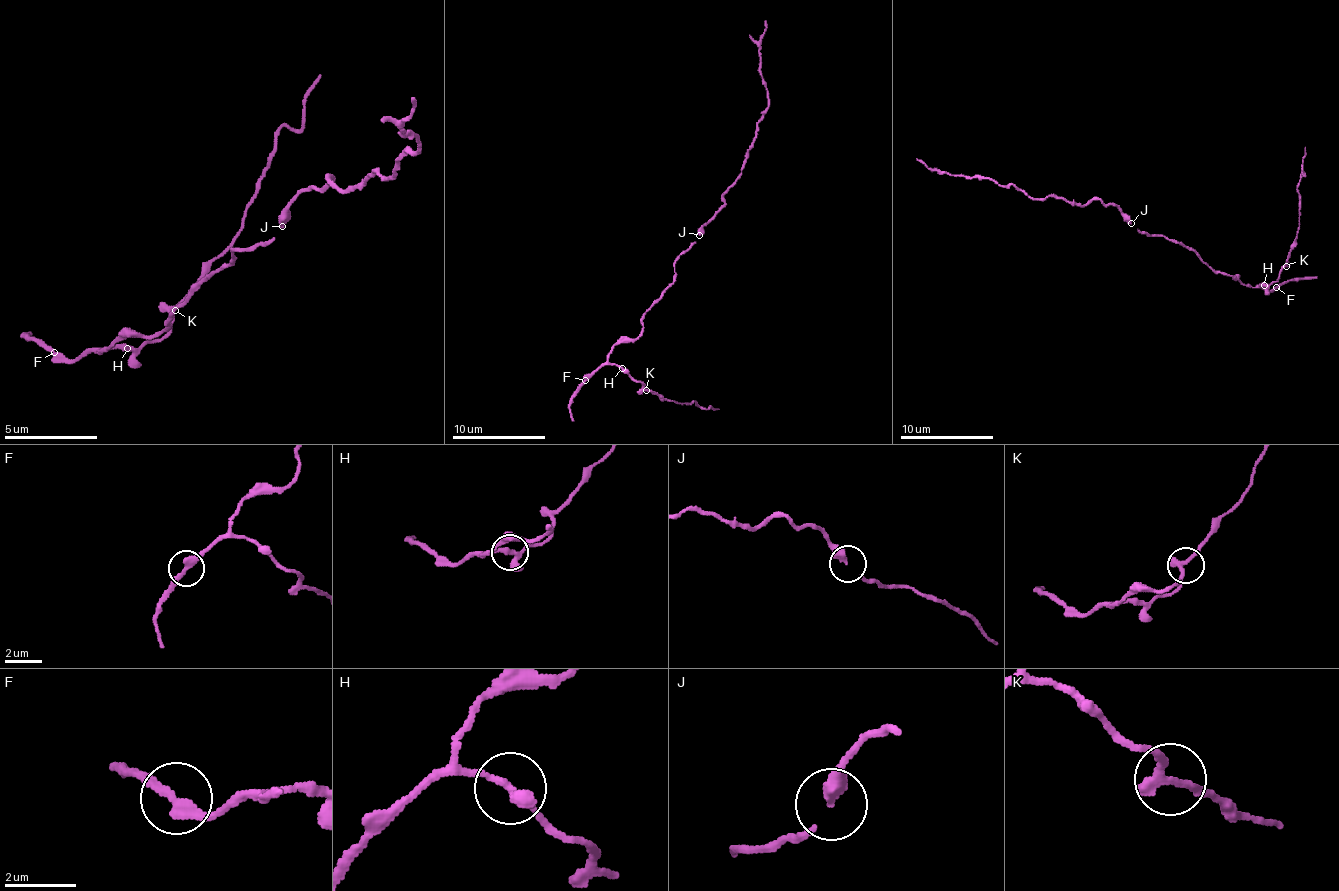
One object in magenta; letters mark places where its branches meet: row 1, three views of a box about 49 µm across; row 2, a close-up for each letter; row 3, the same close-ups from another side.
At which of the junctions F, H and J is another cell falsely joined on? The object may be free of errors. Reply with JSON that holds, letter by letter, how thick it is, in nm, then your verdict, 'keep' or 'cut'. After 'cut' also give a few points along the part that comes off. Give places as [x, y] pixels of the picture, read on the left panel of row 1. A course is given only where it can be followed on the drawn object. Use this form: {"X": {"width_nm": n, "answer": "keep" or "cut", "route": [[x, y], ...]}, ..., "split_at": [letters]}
{"F": {"width_nm": 280, "answer": "keep"}, "H": {"width_nm": 280, "answer": "cut", "route": [[129, 347], [166, 333], [171, 310], [236, 236], [268, 152], [282, 129], [296, 129], [301, 101], [319, 73]]}, "J": {"width_nm": 280, "answer": "keep"}, "split_at": ["H"]}

